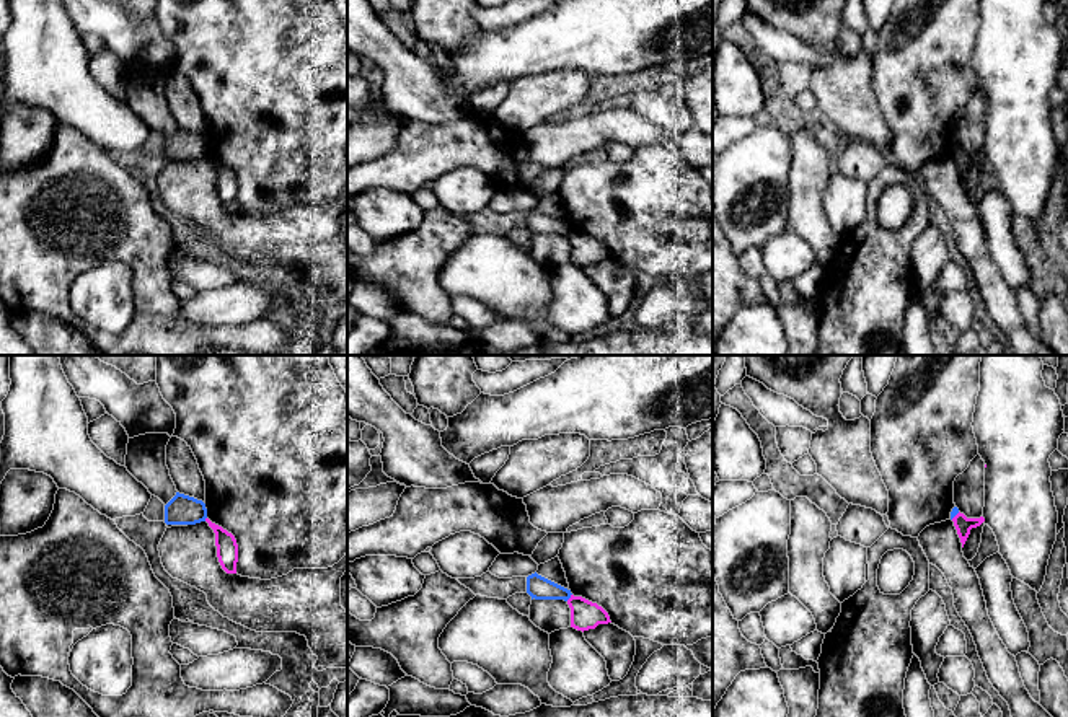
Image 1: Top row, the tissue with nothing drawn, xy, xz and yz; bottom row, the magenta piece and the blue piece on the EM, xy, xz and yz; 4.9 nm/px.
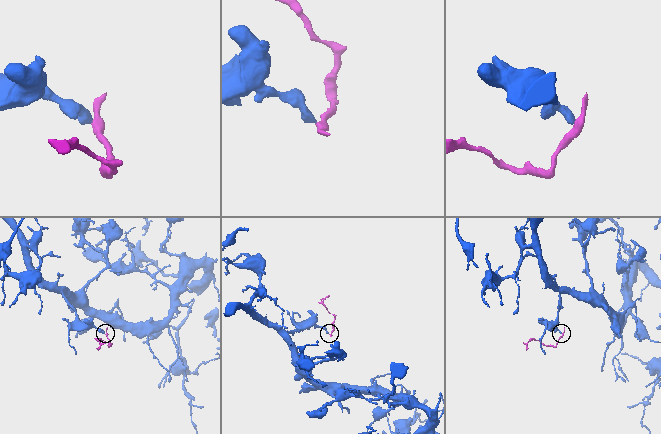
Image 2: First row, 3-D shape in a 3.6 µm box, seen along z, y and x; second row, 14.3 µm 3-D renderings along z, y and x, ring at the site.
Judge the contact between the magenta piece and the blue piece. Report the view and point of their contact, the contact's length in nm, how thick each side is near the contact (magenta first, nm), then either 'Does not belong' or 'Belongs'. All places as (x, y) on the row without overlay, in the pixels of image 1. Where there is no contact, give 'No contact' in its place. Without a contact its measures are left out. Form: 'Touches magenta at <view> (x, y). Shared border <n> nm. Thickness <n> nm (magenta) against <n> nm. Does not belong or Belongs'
Touches magenta at xz (571, 232). Shared border 50 nm. Thickness 140 nm (magenta) against 120 nm. Does not belong

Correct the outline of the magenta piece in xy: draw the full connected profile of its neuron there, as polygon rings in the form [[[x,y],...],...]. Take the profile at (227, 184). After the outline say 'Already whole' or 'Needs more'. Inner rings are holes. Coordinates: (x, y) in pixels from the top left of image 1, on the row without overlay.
[[[205,153],[215,168],[217,192],[227,209],[236,209],[238,179],[232,168]]]. Already whole

